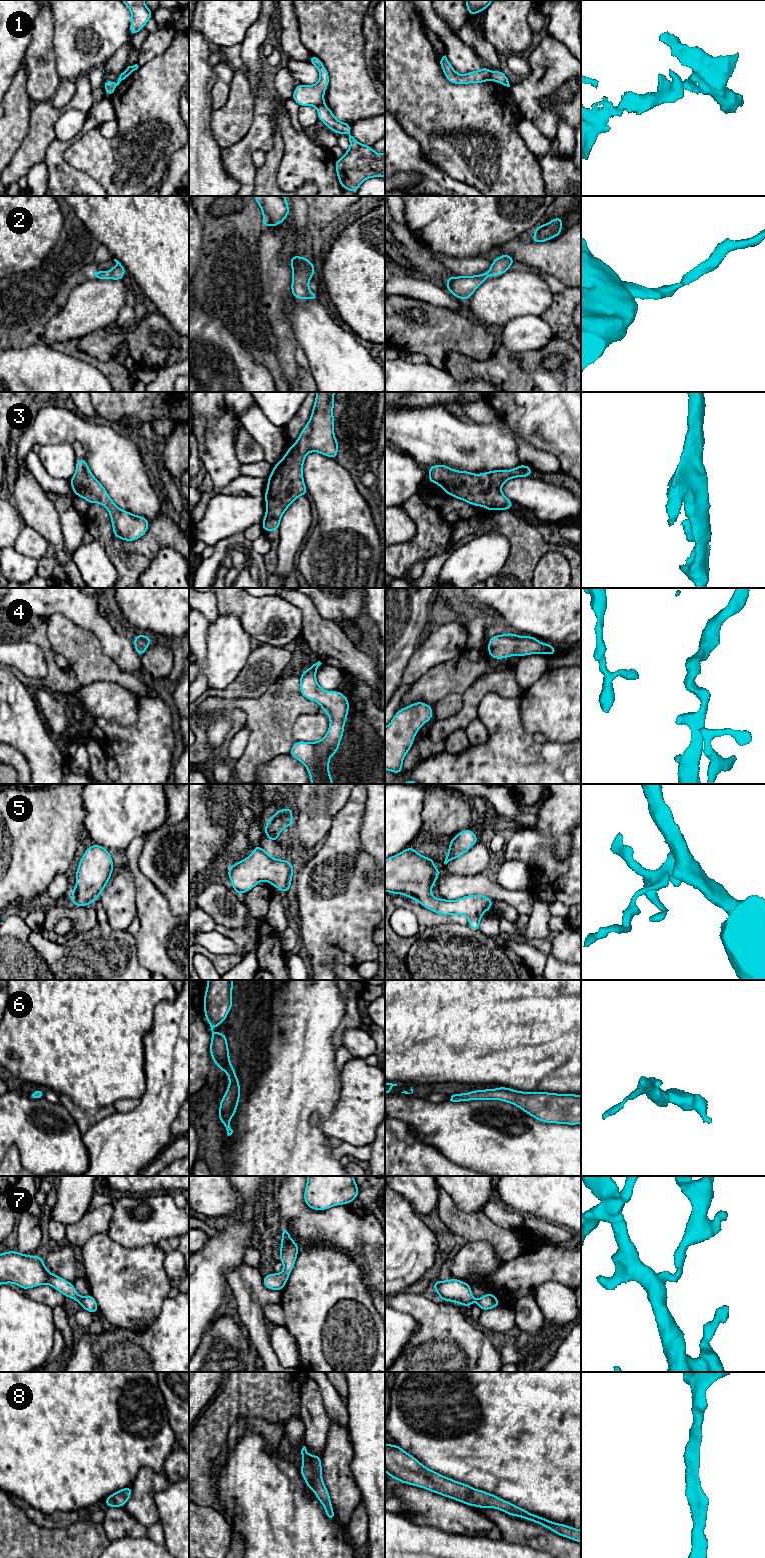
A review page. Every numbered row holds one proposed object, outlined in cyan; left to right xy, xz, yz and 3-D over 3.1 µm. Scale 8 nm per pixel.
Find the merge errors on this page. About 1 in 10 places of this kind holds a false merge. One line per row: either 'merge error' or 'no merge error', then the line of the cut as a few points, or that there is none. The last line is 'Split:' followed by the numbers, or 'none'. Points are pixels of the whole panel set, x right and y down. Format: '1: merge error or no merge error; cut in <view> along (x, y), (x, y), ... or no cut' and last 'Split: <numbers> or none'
1: merge error; cut in yz along (490, 72), (491, 79)
2: no merge error; no cut
3: no merge error; no cut
4: no merge error; no cut
5: no merge error; no cut
6: no merge error; no cut
7: no merge error; no cut
8: no merge error; no cut
Split: 1

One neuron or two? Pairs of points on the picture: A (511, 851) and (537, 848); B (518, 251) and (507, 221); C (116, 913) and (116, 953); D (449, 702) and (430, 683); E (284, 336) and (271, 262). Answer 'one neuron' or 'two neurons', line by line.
A: one neuron
B: two neurons
C: two neurons
D: two neurons
E: one neuron

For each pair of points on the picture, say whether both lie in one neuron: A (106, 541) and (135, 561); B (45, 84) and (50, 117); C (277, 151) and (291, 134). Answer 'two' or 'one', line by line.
A: one
B: two
C: two

